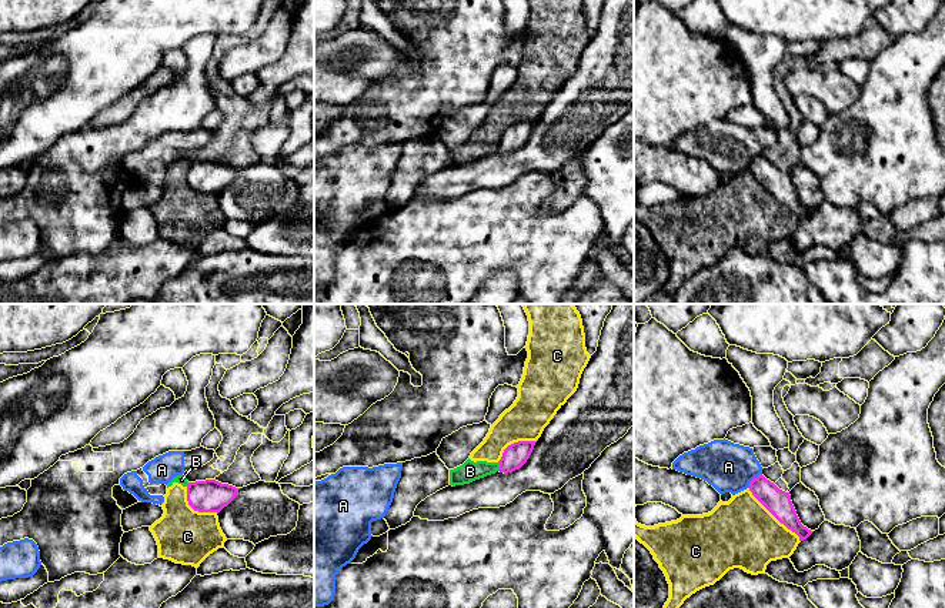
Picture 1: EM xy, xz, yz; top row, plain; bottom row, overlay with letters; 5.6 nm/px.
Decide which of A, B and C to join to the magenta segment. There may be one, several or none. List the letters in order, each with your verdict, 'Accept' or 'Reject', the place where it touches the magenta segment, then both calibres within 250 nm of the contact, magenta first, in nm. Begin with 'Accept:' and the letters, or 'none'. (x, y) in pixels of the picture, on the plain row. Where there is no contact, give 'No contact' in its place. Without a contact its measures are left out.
Accept: none
A: Reject. Touches magenta at yz (753, 160). Thickness 150 nm (magenta) against 280 nm
B: Reject. Touches magenta at xz (500, 146). Thickness 140 nm (magenta) against 120 nm
C: Reject. Touches magenta at yz (774, 196). Thickness 150 nm (magenta) against 380 nm

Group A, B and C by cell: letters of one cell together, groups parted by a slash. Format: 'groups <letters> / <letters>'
groups A / B C

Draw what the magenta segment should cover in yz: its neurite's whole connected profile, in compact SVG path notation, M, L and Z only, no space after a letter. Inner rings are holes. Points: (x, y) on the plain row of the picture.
M762 154L755 157L749 166L752 176L788 210L799 217L799 221L807 220L814 211L804 207L792 186L789 173L779 170L774 163Z

